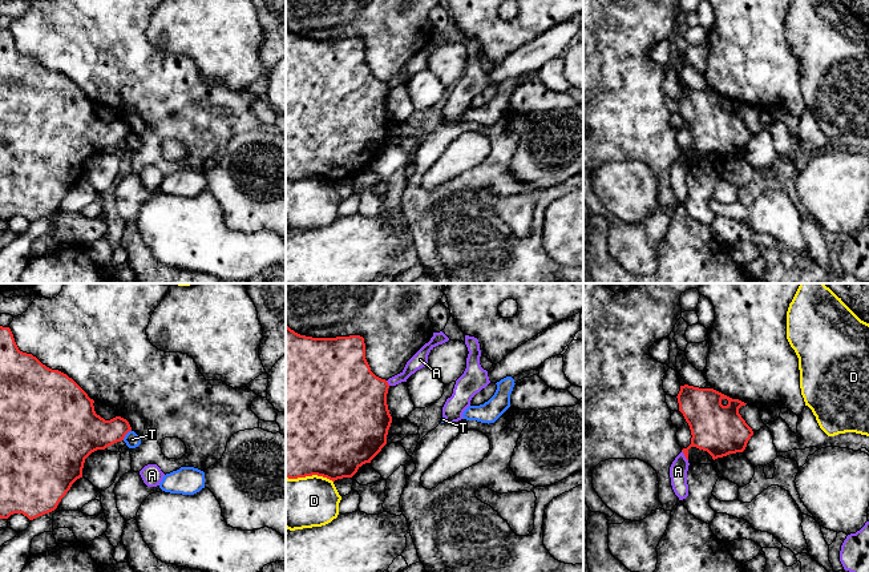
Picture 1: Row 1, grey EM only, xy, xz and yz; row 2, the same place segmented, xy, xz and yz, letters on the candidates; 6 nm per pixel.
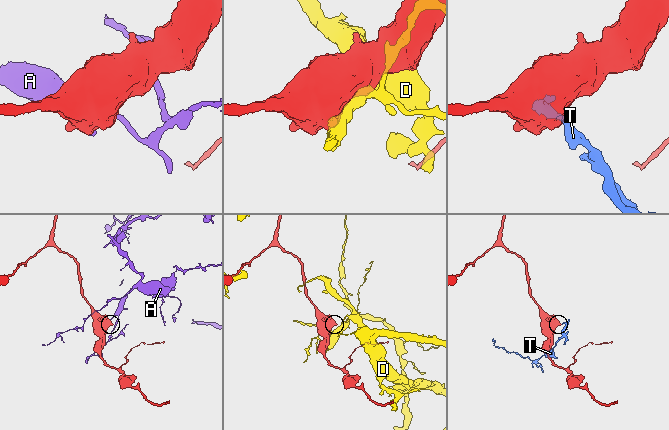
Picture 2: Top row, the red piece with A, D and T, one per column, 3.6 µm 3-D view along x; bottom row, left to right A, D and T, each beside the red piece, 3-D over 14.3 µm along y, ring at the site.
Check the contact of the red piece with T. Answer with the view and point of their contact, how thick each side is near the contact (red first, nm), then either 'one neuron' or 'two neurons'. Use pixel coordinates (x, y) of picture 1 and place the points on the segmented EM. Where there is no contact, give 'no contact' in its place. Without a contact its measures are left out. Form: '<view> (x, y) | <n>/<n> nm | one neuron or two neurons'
xy (125, 434) | 260/90 nm | two neurons

